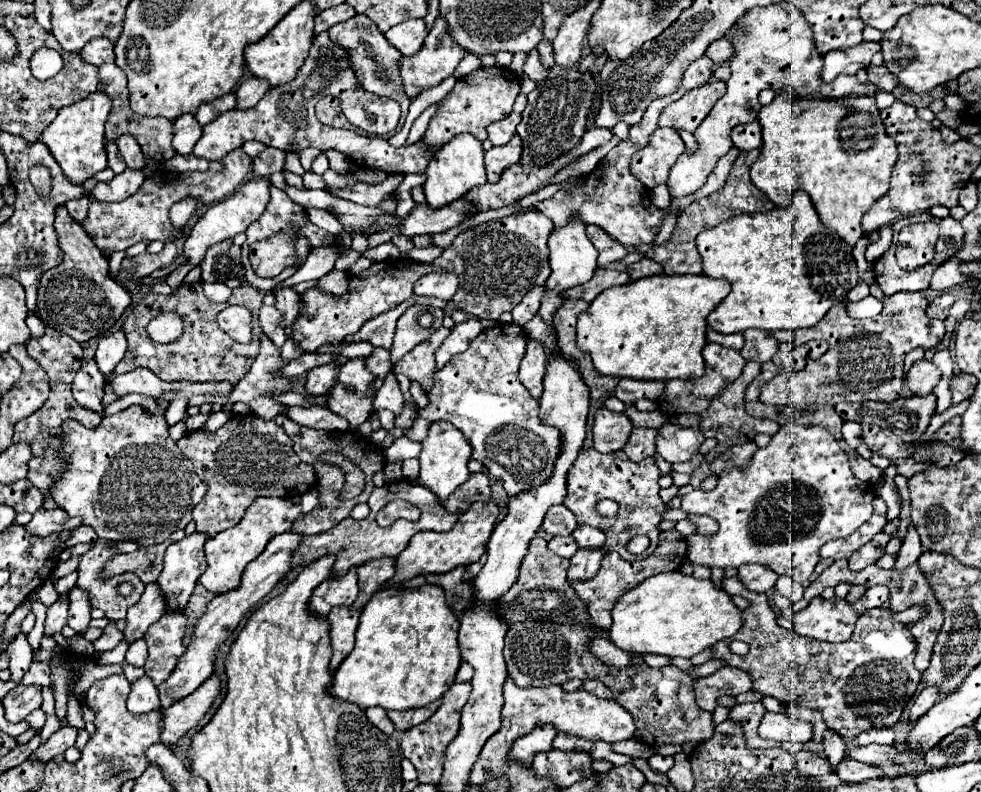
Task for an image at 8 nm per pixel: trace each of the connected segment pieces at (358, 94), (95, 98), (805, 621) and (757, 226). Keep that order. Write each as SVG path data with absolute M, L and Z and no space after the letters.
M348 89L348 93L336 93L344 103L344 115L348 121L372 135L384 135L394 131L401 117L400 105L386 97L366 93L360 89Z
M90 93L84 101L66 105L58 111L58 117L44 129L42 143L50 149L56 163L62 167L70 183L80 185L94 173L108 167L104 149L104 121L110 113L112 101L104 93Z
M878 585L878 587L870 587L866 591L864 597L860 597L858 601L854 603L848 603L846 599L840 599L840 597L834 597L834 599L822 599L822 597L816 597L808 603L808 607L804 607L802 611L798 611L794 615L794 631L798 635L804 635L804 637L810 637L810 639L818 639L818 641L848 641L848 637L852 635L854 631L854 623L856 623L856 617L860 613L864 613L864 609L872 609L872 607L882 607L882 603L888 599L888 589L884 585Z
M796 191L788 207L776 207L768 213L732 217L700 233L696 245L702 257L702 273L712 279L726 279L732 285L730 295L722 299L720 305L708 315L708 327L724 335L744 333L746 329L796 331L800 327L812 327L836 301L846 299L850 289L858 285L858 269L852 257L852 247L832 233L832 229L824 229L810 197L804 191Z

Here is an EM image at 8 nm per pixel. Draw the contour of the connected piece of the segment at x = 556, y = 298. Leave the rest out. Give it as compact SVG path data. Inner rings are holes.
M570 217L568 225L564 227L556 227L548 239L548 247L550 247L550 267L552 267L552 275L548 277L546 281L546 295L544 295L544 301L540 305L540 315L552 323L552 313L556 307L560 307L560 291L568 289L568 287L574 287L574 285L582 285L586 283L594 269L596 269L596 249L594 245L588 241L586 237L586 223L580 219L580 217Z

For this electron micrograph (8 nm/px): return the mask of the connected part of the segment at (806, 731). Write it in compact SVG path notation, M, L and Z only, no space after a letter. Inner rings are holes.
M764 713L758 735L762 739L774 739L774 741L808 741L812 737L812 725L808 721L794 719L786 713Z

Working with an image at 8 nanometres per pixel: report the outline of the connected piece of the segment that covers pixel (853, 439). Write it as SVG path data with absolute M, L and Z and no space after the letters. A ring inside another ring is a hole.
M844 423L844 427L842 427L842 437L844 437L844 441L846 441L852 449L856 449L860 443L864 443L864 439L862 439L862 425Z

